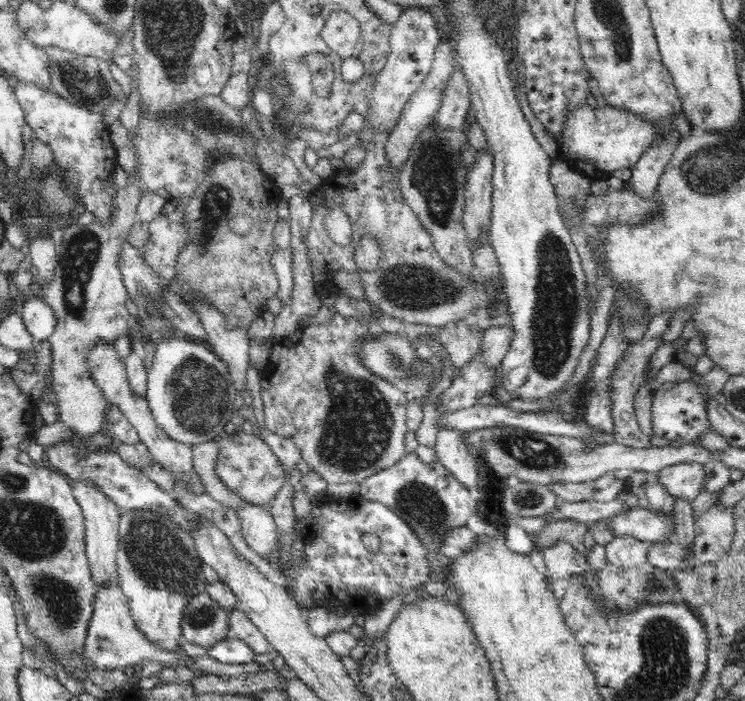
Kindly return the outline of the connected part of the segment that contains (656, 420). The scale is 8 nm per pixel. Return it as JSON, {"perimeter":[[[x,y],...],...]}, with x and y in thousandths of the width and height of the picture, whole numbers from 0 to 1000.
{"perimeter":[[[958,524],[950,534],[942,535],[940,545],[894,545],[889,548],[877,568],[874,602],[878,618],[894,631],[917,628],[929,633],[941,621],[954,613],[954,603],[949,596],[949,566],[961,569],[970,561],[972,551],[977,546],[977,532],[972,528]]]}

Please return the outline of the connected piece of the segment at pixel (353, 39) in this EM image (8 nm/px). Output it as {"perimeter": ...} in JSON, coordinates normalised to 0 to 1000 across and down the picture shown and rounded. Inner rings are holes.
{"perimeter":[[[451,13],[438,31],[432,51],[440,66],[459,83],[481,80],[489,66],[485,37],[472,20],[462,13]]]}

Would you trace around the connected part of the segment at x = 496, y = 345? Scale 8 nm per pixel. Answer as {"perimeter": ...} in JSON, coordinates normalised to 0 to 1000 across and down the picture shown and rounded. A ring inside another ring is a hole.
{"perimeter":[[[686,461],[678,465],[660,465],[650,471],[646,491],[647,515],[658,526],[672,524],[683,488],[687,485]]]}

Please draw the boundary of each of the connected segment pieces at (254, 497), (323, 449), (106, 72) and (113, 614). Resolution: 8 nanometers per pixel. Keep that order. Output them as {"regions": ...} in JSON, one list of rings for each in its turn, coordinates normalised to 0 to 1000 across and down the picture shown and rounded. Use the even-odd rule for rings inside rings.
{"regions":[[[[322,612],[309,622],[295,622],[291,631],[295,648],[290,659],[290,675],[303,695],[333,719],[352,722],[368,715],[376,696],[381,693],[387,676],[364,636],[346,622],[329,619]]],[[[452,445],[434,464],[403,466],[389,479],[368,482],[360,491],[362,515],[349,545],[356,609],[392,628],[403,641],[408,659],[439,690],[485,689],[509,670],[532,662],[542,650],[548,575],[542,555],[493,528],[478,504],[478,485],[483,485],[483,479],[494,479],[497,472],[497,465],[486,458]]],[[[62,66],[59,76],[67,83],[67,107],[70,107],[70,124],[72,130],[87,140],[94,148],[110,153],[115,151],[123,160],[137,161],[156,140],[168,134],[164,124],[148,106],[148,91],[140,84],[113,80],[72,66]]],[[[158,825],[150,826],[146,832],[140,832],[130,847],[128,849],[126,870],[123,882],[118,893],[118,909],[115,910],[114,926],[113,926],[113,940],[115,944],[107,950],[107,953],[119,951],[137,951],[138,954],[168,954],[172,950],[179,950],[187,953],[191,942],[201,940],[209,944],[220,946],[220,951],[239,953],[239,951],[252,951],[259,959],[266,957],[270,961],[282,963],[322,963],[332,966],[336,960],[345,960],[346,957],[353,957],[354,954],[368,954],[365,947],[349,949],[344,943],[338,943],[330,947],[301,947],[299,944],[293,944],[287,942],[283,936],[272,934],[266,937],[247,939],[239,929],[228,930],[227,927],[215,926],[209,923],[205,917],[201,917],[196,909],[184,897],[183,889],[179,886],[179,879],[173,866],[172,852],[166,847],[166,843],[161,839],[161,832],[158,832]]]]}

